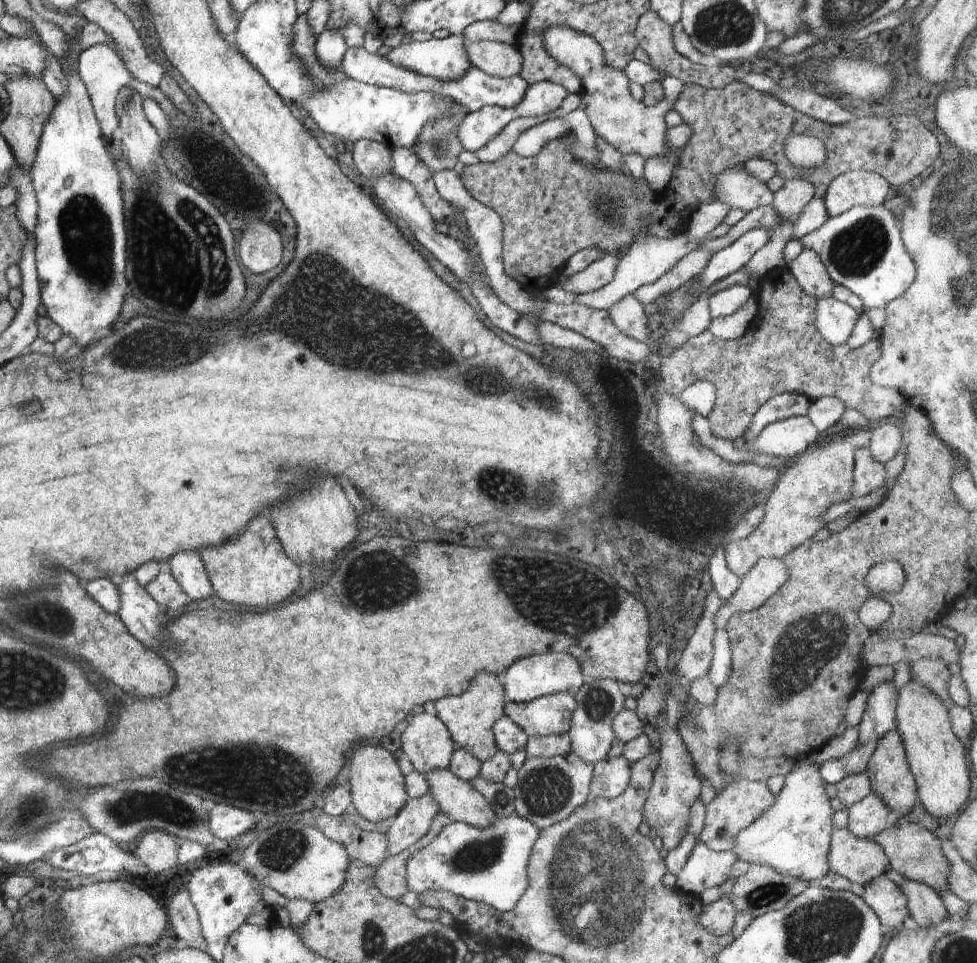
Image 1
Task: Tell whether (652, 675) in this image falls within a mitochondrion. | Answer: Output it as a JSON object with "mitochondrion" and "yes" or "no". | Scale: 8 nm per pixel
{"mitochondrion":"no"}

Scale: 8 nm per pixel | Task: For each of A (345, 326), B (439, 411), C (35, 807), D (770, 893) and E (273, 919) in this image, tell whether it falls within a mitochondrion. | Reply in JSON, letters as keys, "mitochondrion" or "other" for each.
{"A":"mitochondrion","B":"other","C":"mitochondrion","D":"mitochondrion","E":"other"}

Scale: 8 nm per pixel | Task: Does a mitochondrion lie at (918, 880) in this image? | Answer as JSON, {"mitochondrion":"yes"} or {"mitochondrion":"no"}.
{"mitochondrion":"no"}

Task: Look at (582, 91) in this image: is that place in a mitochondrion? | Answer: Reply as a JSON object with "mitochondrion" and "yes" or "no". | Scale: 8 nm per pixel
{"mitochondrion":"no"}

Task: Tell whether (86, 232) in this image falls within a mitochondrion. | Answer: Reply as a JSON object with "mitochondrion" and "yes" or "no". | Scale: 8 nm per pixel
{"mitochondrion":"yes"}

